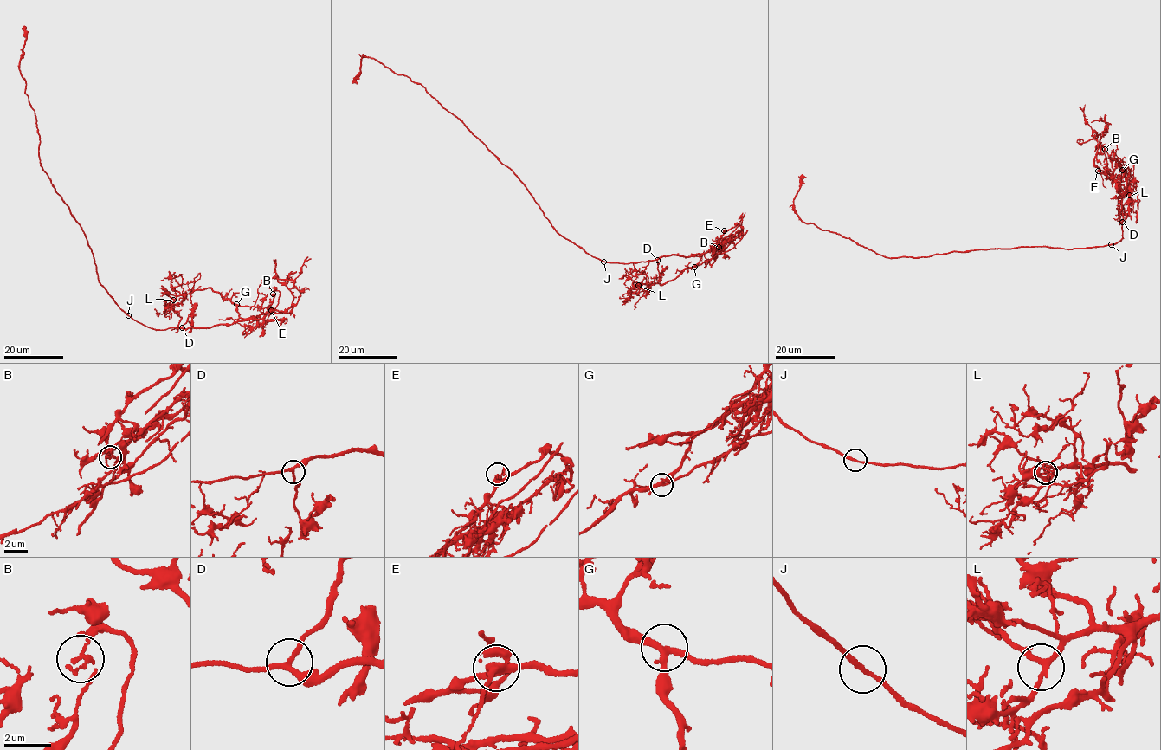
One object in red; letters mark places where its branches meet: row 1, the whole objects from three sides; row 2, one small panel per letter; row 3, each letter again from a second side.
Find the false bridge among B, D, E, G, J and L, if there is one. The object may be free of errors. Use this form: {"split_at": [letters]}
{"split_at": ["B"]}

